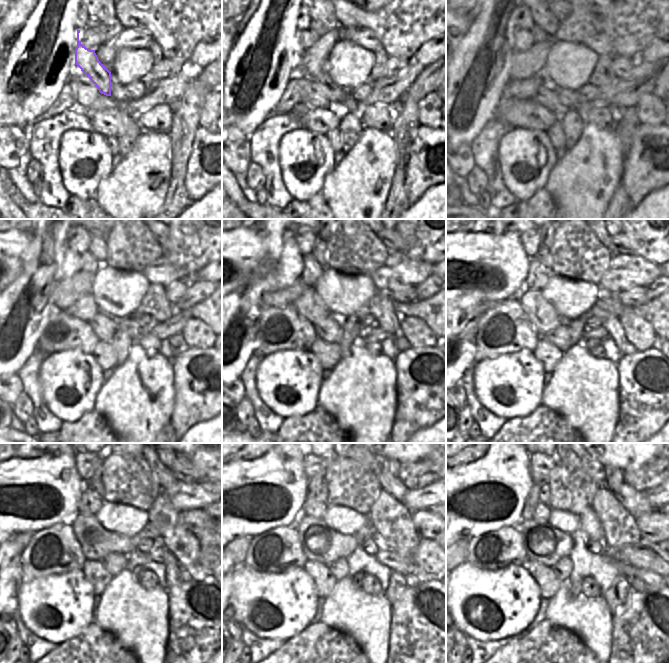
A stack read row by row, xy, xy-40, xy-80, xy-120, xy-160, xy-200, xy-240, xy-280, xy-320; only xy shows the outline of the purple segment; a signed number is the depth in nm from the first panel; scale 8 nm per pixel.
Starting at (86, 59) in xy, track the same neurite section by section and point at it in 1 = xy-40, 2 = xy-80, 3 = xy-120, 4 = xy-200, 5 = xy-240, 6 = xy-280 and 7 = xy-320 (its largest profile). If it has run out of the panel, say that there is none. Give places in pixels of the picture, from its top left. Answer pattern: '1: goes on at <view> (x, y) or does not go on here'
1: goes on at xy-40 (337, 95)
2: goes on at xy-80 (568, 98)
3: goes on at xy-120 (130, 326)
4: goes on at xy-200 (600, 332)
5: goes on at xy-240 (156, 554)
6: goes on at xy-280 (392, 559)
7: goes on at xy-320 (629, 571)

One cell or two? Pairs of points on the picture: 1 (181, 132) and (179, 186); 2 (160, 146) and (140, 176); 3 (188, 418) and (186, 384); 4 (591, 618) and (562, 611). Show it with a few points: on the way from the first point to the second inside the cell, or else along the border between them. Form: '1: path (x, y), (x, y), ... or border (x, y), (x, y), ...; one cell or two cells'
1: path (181, 145), (179, 173); one cell
2: path (153, 153), (146, 169); one cell
3: path (188, 410), (188, 392); one cell
4: path (584, 616), (569, 612); one cell

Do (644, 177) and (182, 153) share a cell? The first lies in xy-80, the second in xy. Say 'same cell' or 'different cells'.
different cells

